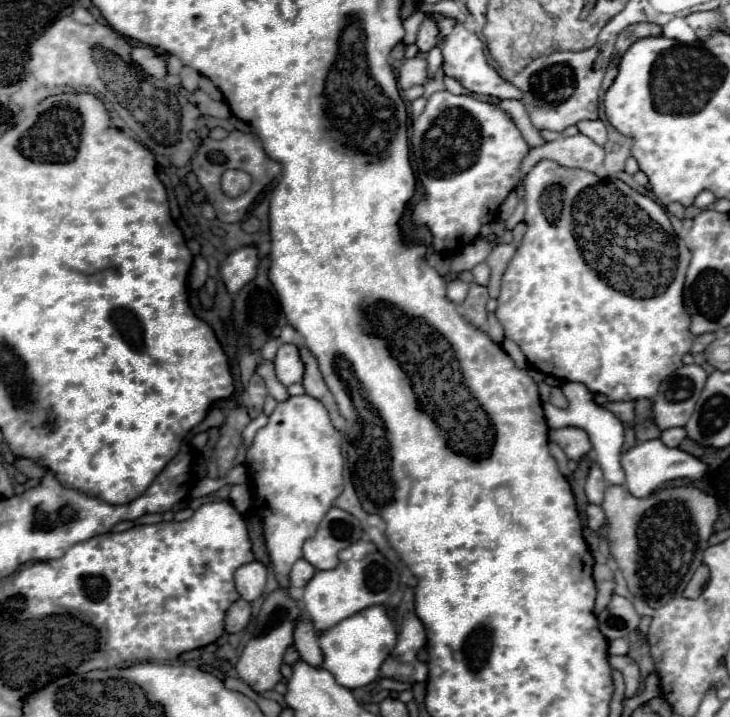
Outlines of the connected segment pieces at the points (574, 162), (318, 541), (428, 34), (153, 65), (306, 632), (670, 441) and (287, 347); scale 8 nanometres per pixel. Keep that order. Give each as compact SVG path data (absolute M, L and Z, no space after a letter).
M584 134L558 138L554 142L546 142L538 148L532 148L522 162L522 172L526 174L540 158L550 158L560 166L568 168L582 168L588 172L596 172L598 166L604 162L604 150Z
M330 508L320 522L316 536L306 540L302 548L304 560L308 560L316 570L332 570L338 564L338 552L356 544L360 538L360 522L340 508Z
M426 16L426 20L424 20L422 26L420 26L418 40L416 40L418 50L420 50L420 52L430 52L430 50L436 46L436 34L438 34L438 28L436 28L436 24L432 22L432 16Z
M148 46L132 48L132 60L138 62L154 78L166 78L166 74L168 74L166 60L160 54L156 54L152 48L148 48Z
M300 616L296 620L296 628L294 628L294 646L300 654L300 658L312 666L320 666L322 664L322 652L316 640L316 632L314 626L310 622L308 616Z
M668 428L662 432L660 440L668 446L668 448L676 448L682 440L686 438L686 430L684 428Z
M282 344L278 348L276 360L274 360L274 372L284 386L294 384L294 382L302 382L304 364L300 362L300 354L294 344Z

